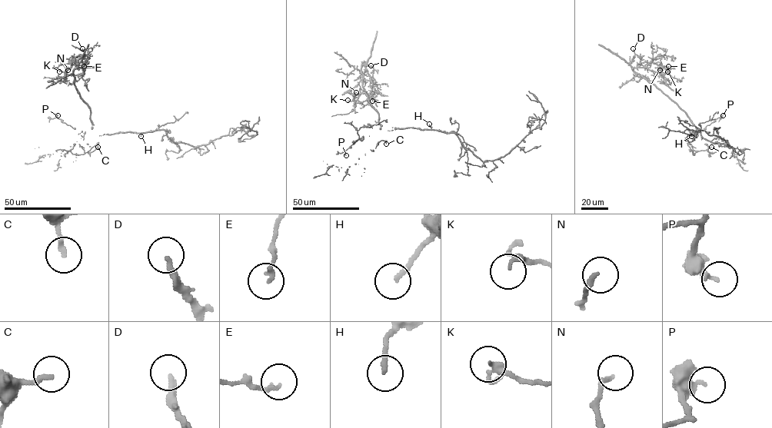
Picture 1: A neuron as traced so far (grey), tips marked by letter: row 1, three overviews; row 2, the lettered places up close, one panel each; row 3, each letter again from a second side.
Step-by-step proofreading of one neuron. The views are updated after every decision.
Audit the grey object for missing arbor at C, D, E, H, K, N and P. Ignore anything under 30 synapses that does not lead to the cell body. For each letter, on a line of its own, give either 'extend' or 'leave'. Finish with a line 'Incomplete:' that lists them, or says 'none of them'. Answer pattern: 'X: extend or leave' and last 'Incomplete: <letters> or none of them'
C: leave
D: extend
E: leave
H: leave
K: leave
N: leave
P: leave
Incomplete: D

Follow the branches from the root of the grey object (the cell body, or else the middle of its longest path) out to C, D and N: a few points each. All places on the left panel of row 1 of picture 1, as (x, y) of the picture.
C: (121, 132), (104, 134), (91, 128), (81, 135), (79, 144), (84, 153), (93, 151), (98, 147)
D: (121, 132), (104, 134), (92, 128), (91, 108), (80, 95), (73, 75), (78, 61), (84, 54), (82, 48)
N: (121, 132), (92, 128), (91, 108), (73, 75), (77, 68), (84, 70), (75, 74), (68, 70)

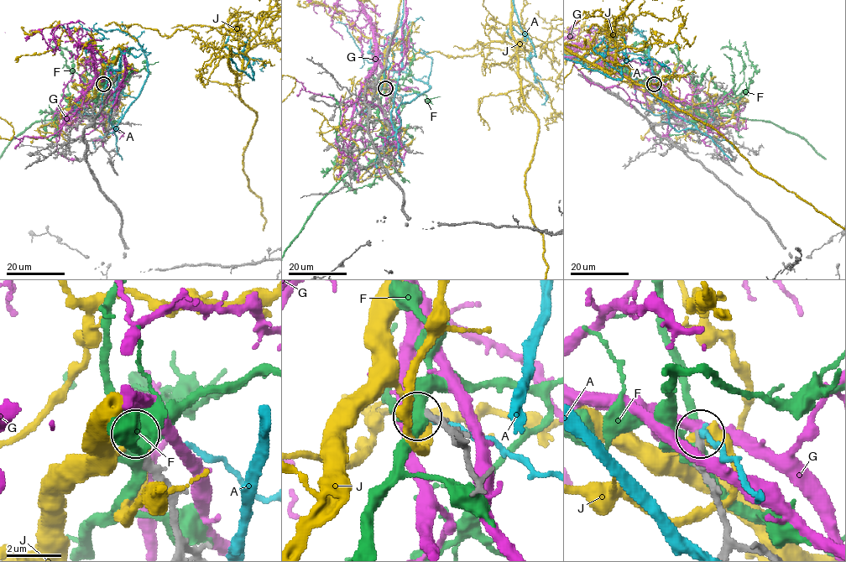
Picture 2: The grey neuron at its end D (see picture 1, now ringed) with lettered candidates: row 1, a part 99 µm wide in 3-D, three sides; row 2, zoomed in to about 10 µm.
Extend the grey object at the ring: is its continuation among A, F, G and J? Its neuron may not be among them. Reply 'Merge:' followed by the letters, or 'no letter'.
Merge: no letter

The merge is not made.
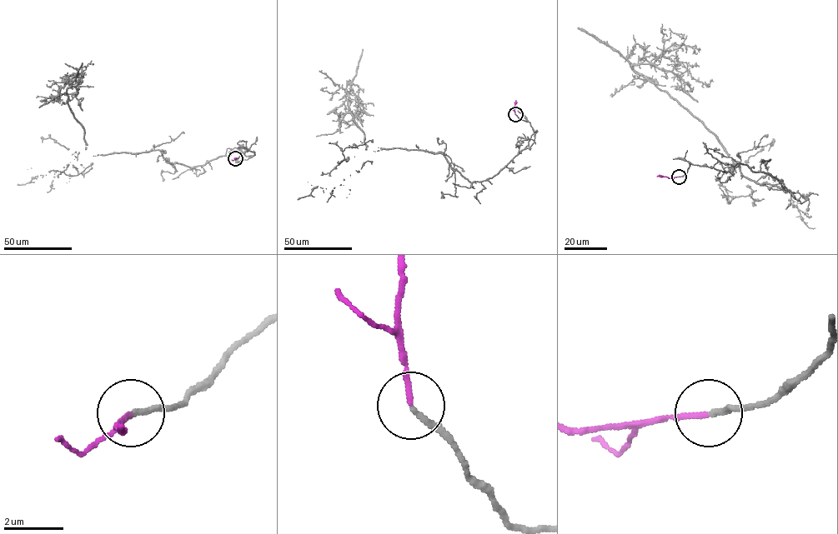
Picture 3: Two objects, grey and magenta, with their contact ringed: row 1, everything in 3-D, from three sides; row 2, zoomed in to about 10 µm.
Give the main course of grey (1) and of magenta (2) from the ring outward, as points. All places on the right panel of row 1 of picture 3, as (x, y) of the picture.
1: (679, 177), (691, 162), (745, 164), (784, 191), (730, 170), (709, 130), (632, 67), (713, 82)
2: (679, 177), (657, 176)

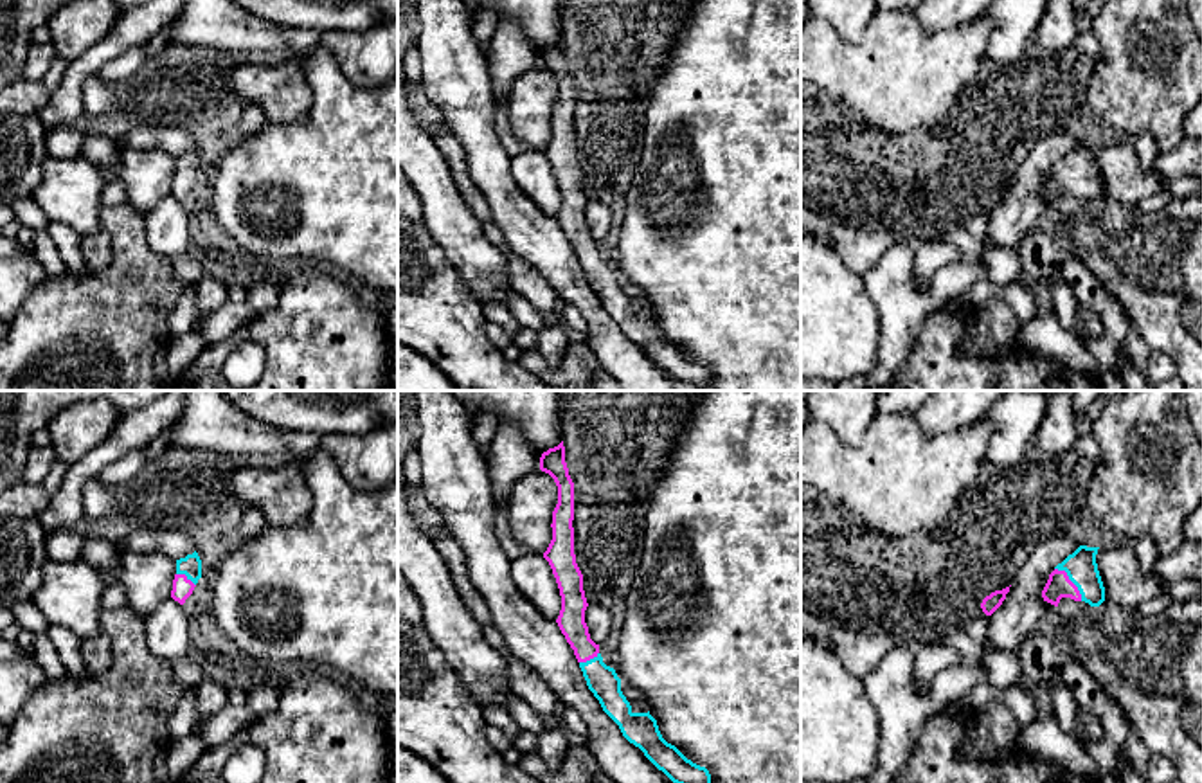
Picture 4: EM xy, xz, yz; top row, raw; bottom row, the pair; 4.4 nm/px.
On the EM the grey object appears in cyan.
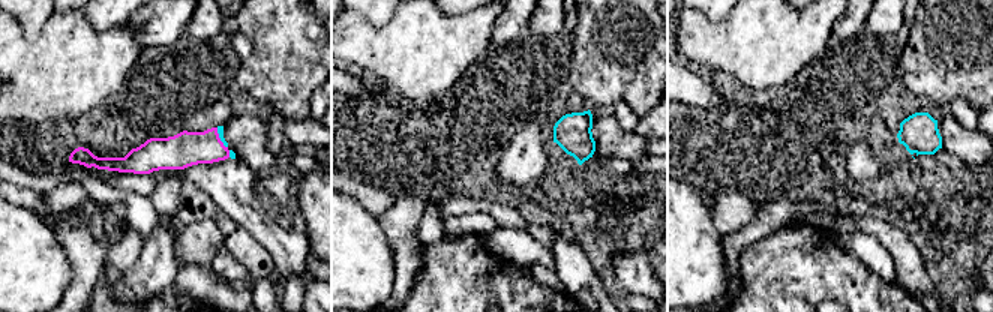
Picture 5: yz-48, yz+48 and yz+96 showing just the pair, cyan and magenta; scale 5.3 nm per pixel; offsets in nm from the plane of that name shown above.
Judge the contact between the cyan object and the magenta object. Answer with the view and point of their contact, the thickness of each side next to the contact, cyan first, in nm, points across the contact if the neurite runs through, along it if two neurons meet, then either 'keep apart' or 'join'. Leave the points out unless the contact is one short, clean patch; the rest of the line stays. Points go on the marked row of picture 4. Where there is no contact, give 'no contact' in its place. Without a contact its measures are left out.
contact yz (1071, 580); calibres 140 and 120 nm; way yz (1082, 569), (1071, 580), (1058, 585); join

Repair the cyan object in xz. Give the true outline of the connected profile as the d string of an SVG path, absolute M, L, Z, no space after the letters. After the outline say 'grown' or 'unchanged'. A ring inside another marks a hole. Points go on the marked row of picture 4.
M563 441L542 454L540 470L549 473L558 486L558 504L551 524L552 540L543 553L561 596L561 610L556 623L574 650L588 689L599 700L603 711L619 725L623 736L639 747L673 783L711 783L711 774L705 767L693 763L662 738L650 711L632 711L621 691L621 679L614 668L603 662L599 644L590 639L585 623L588 603L583 590L583 574L574 554L574 482L565 463Z | grown

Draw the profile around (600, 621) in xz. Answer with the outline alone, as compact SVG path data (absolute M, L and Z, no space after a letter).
M588 605L585 610L585 623L588 626L590 639L596 644L601 644L612 630L614 617L608 608L601 605Z

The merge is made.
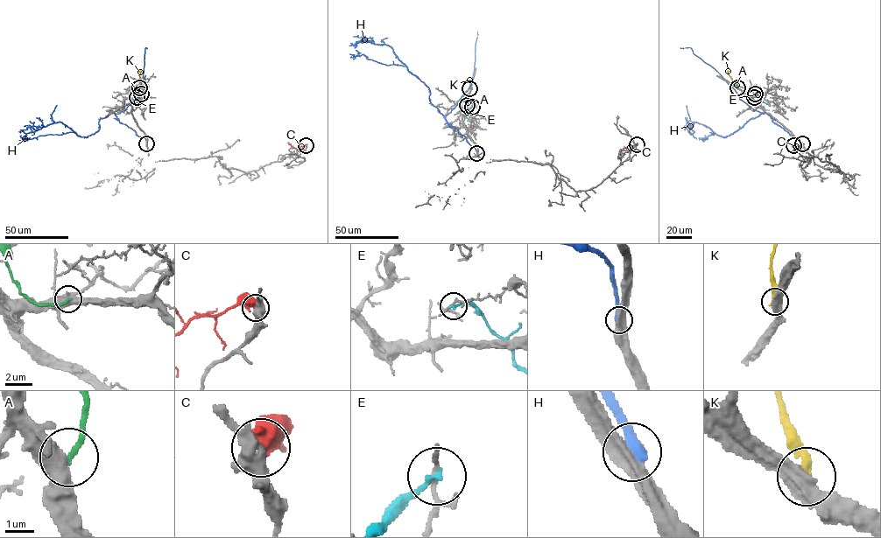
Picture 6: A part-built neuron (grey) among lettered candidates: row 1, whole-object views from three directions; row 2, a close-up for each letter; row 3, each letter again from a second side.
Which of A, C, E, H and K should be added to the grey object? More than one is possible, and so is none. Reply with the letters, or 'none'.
none

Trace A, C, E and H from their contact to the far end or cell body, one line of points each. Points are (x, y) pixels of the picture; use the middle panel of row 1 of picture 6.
A: (467, 105), (467, 95), (472, 87)
C: (637, 144), (623, 148), (619, 152), (621, 155)
E: (472, 106), (467, 112), (468, 120)
H: (477, 153), (431, 102), (429, 89), (408, 70), (390, 46), (362, 39), (349, 45)

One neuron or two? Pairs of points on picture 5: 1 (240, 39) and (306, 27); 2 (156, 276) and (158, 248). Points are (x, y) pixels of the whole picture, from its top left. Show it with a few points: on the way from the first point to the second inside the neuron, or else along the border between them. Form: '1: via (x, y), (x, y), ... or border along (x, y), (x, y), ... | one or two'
1: border along (239, 29), (251, 47), (251, 53), (242, 62) | two
2: via (156, 269), (158, 255) | one

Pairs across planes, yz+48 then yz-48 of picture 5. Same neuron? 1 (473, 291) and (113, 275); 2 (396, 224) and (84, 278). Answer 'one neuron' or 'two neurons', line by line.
1: one neuron
2: one neuron

